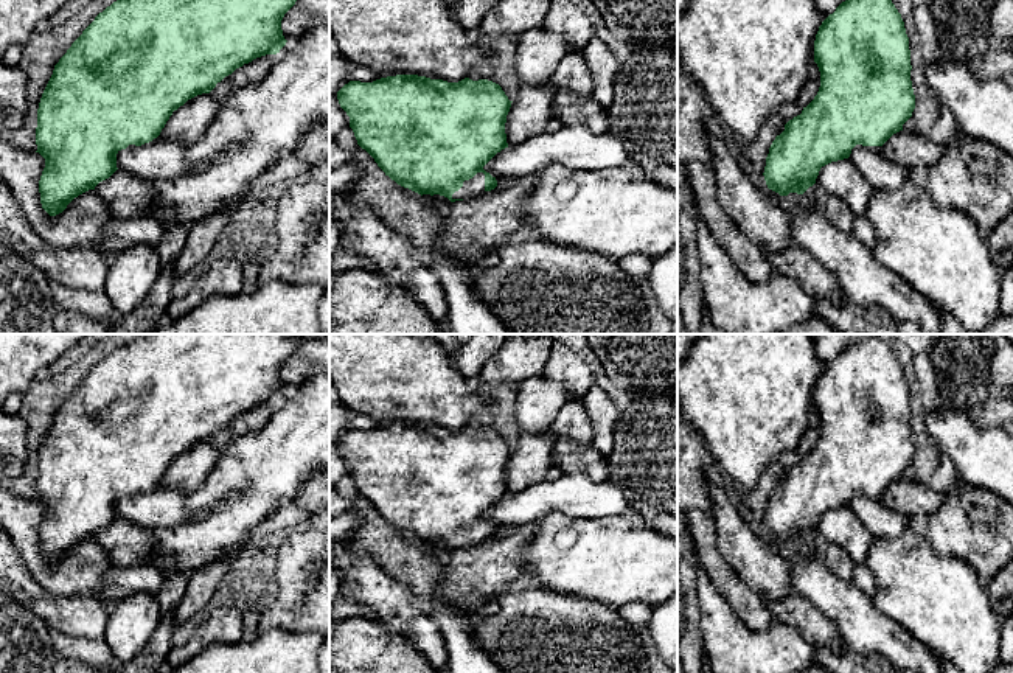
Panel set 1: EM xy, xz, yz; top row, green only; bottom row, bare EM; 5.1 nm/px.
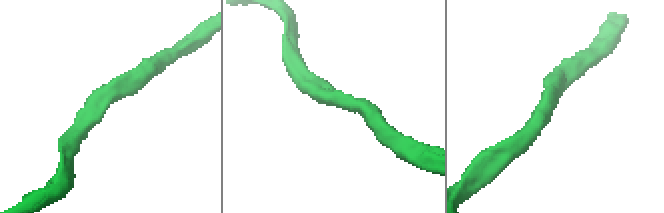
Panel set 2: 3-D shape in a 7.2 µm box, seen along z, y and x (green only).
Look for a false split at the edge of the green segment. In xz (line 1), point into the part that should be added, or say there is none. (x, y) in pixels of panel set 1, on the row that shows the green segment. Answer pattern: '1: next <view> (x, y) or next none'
1: next xz (476, 185)

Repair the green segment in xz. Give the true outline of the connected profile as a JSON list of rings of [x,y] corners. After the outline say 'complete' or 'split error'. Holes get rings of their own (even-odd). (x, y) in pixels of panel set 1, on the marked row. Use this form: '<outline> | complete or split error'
[[[396,75],[373,82],[350,81],[337,92],[357,145],[398,185],[418,194],[440,194],[451,202],[471,199],[500,183],[483,166],[508,148],[505,123],[511,103],[488,79],[458,82],[418,75]]] | split error

